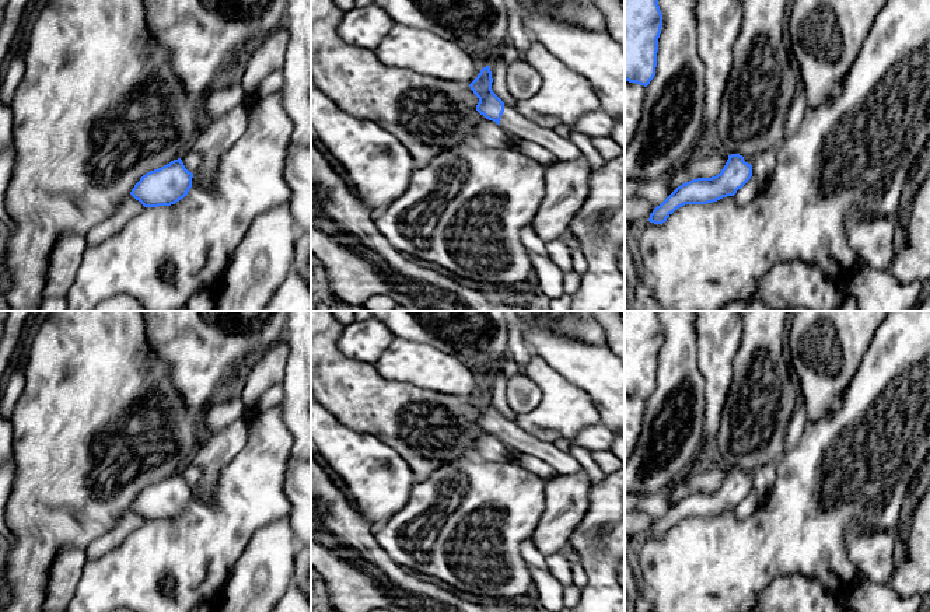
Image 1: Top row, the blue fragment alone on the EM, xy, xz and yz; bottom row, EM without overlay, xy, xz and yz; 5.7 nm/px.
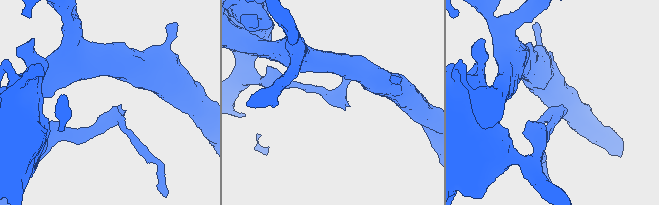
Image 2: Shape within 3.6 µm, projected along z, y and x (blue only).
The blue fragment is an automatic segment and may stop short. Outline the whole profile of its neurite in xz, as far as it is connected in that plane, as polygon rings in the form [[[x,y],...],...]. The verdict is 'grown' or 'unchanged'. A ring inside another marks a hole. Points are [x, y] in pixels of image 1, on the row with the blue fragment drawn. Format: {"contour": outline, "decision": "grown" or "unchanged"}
{"contour": [[[486,66],[469,84],[473,94],[479,98],[476,111],[486,119],[500,125],[508,134],[520,140],[536,143],[549,150],[560,161],[576,161],[583,154],[578,147],[567,137],[559,136],[550,127],[542,127],[521,115],[514,106],[506,105],[492,90],[492,71]]], "decision": "grown"}

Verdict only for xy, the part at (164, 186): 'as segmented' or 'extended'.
as segmented

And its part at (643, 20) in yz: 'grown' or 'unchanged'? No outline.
unchanged

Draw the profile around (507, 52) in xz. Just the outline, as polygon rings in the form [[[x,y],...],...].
[[[510,39],[503,43],[499,53],[504,59],[506,64],[511,64],[518,60],[518,52],[515,50]]]

